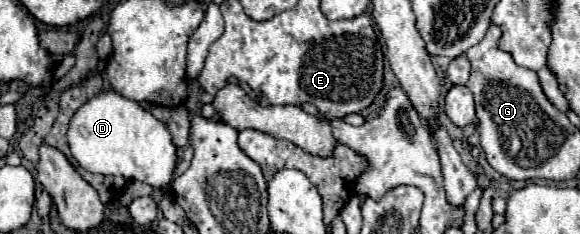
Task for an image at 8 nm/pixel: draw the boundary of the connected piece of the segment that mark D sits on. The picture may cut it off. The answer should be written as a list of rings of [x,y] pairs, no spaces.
[[[108,90],[82,104],[68,126],[68,146],[76,162],[92,174],[124,176],[126,180],[146,182],[154,188],[170,184],[176,168],[176,148],[164,122],[154,118],[138,102]]]

